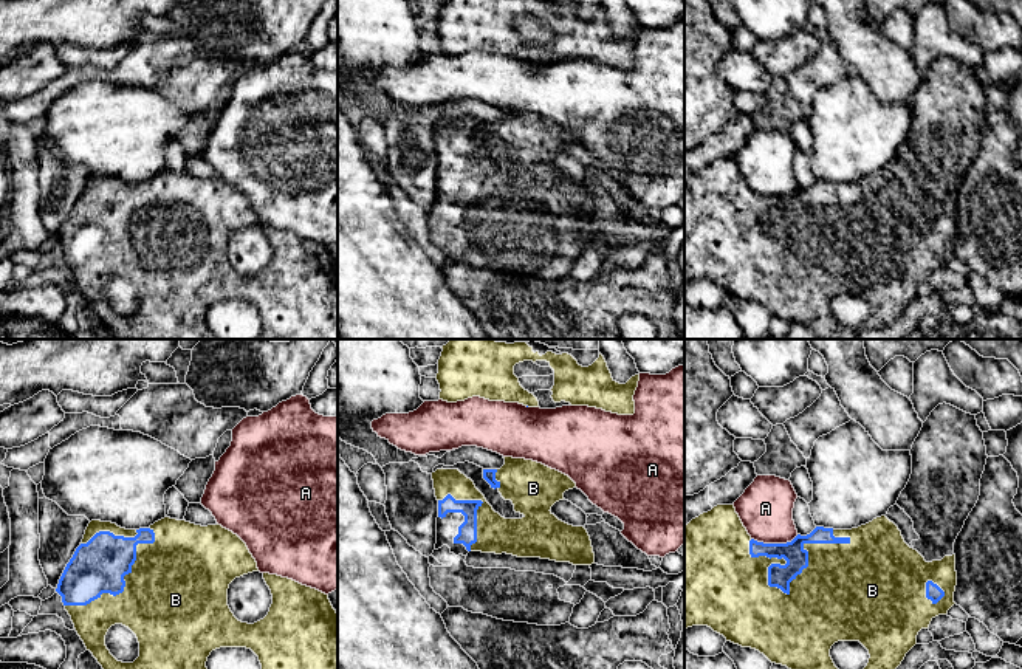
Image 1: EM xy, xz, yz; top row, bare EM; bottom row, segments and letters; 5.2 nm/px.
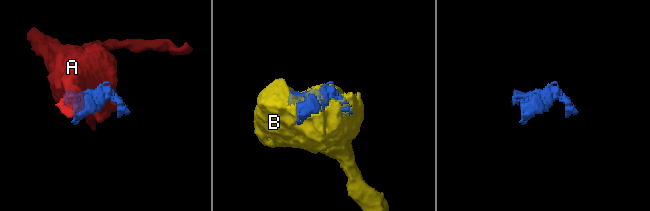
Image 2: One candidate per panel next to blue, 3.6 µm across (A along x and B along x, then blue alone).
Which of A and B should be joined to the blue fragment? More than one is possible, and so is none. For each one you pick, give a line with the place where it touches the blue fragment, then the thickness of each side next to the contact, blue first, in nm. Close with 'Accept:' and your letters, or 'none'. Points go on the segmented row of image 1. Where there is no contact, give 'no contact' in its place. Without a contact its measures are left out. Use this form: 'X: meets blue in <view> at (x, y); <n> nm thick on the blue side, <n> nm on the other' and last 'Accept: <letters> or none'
B: meets blue in yz at (788, 592); 120 nm thick on the blue side, 440 nm on the other
Accept: B

